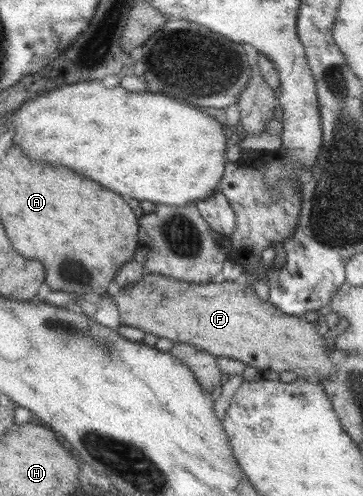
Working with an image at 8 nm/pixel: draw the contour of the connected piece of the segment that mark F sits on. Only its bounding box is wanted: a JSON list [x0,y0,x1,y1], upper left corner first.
[111,273,336,380]

